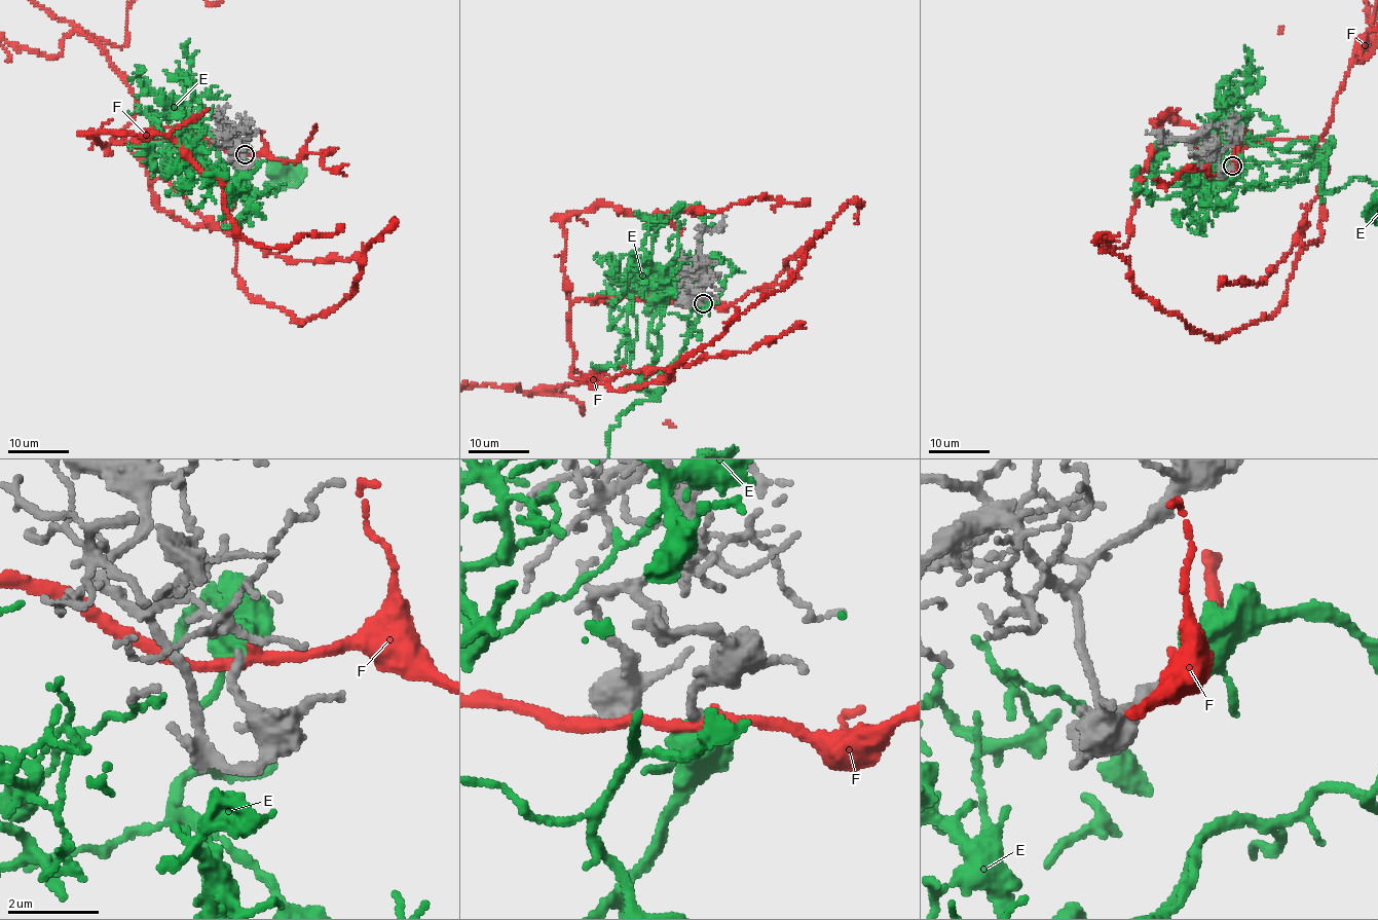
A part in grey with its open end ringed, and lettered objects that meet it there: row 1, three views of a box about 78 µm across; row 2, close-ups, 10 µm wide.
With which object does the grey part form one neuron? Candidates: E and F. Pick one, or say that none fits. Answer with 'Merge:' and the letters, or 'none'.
Merge: E

